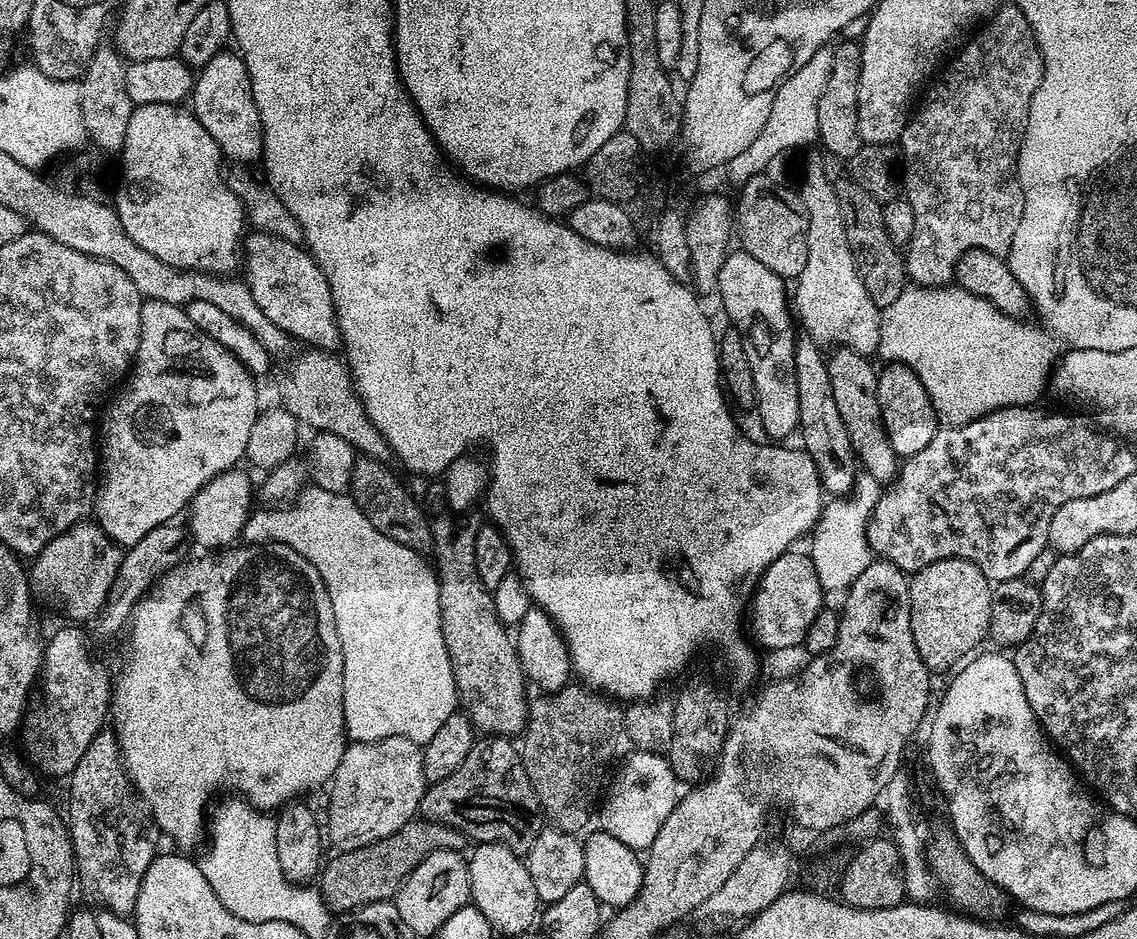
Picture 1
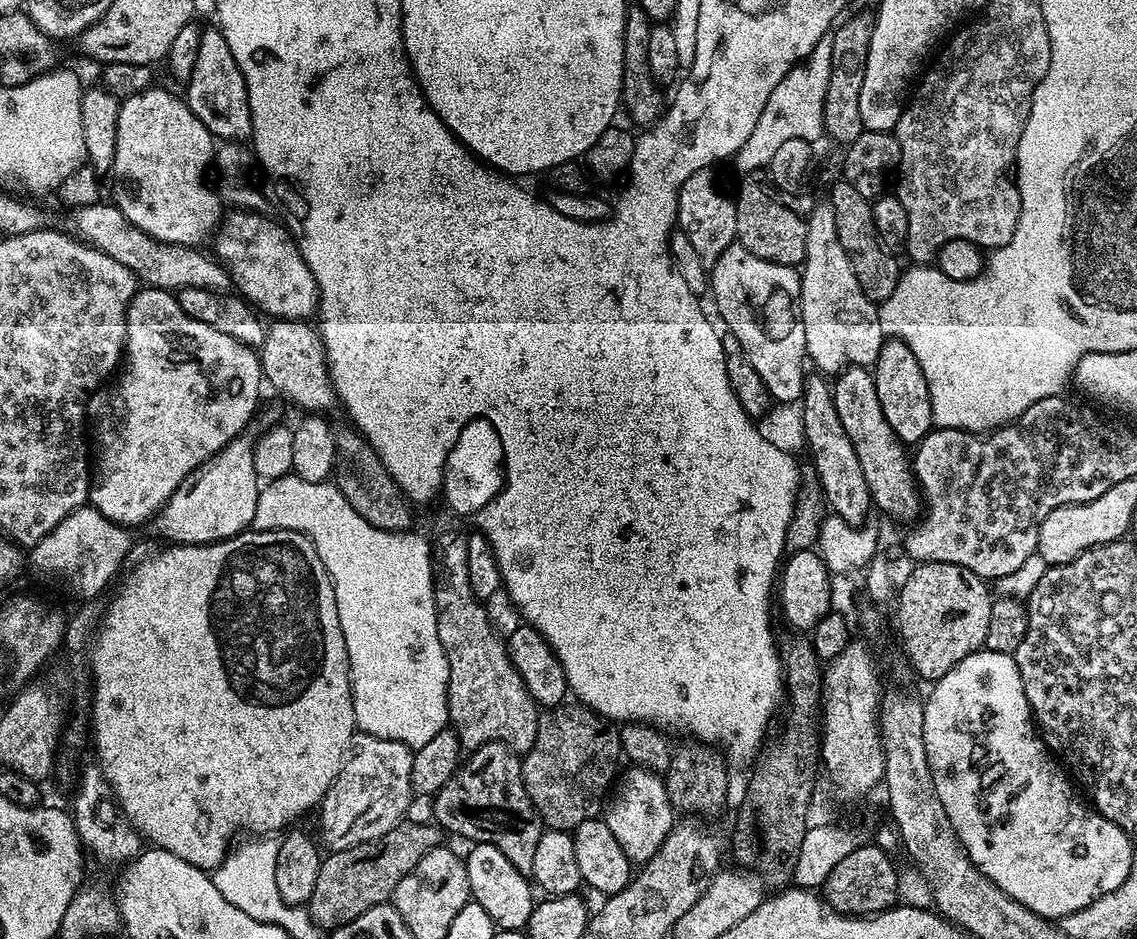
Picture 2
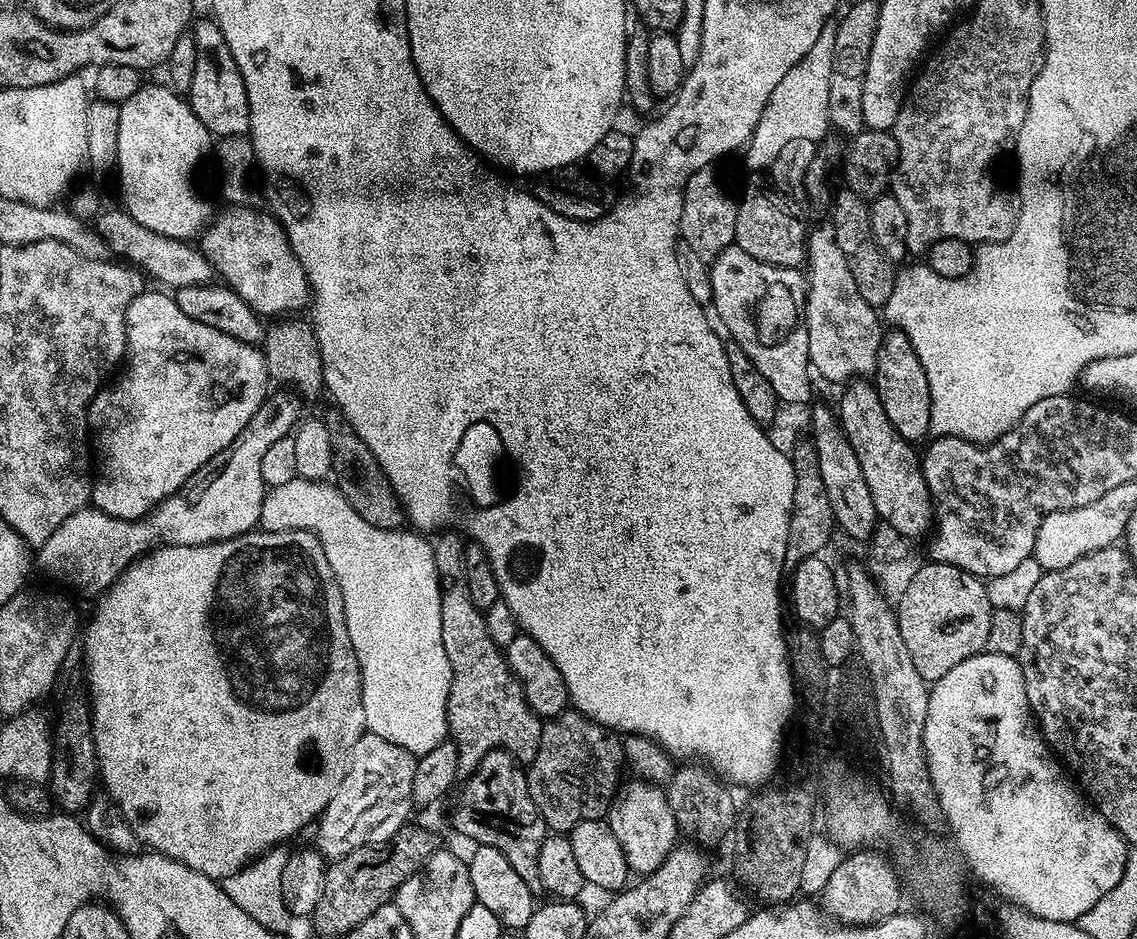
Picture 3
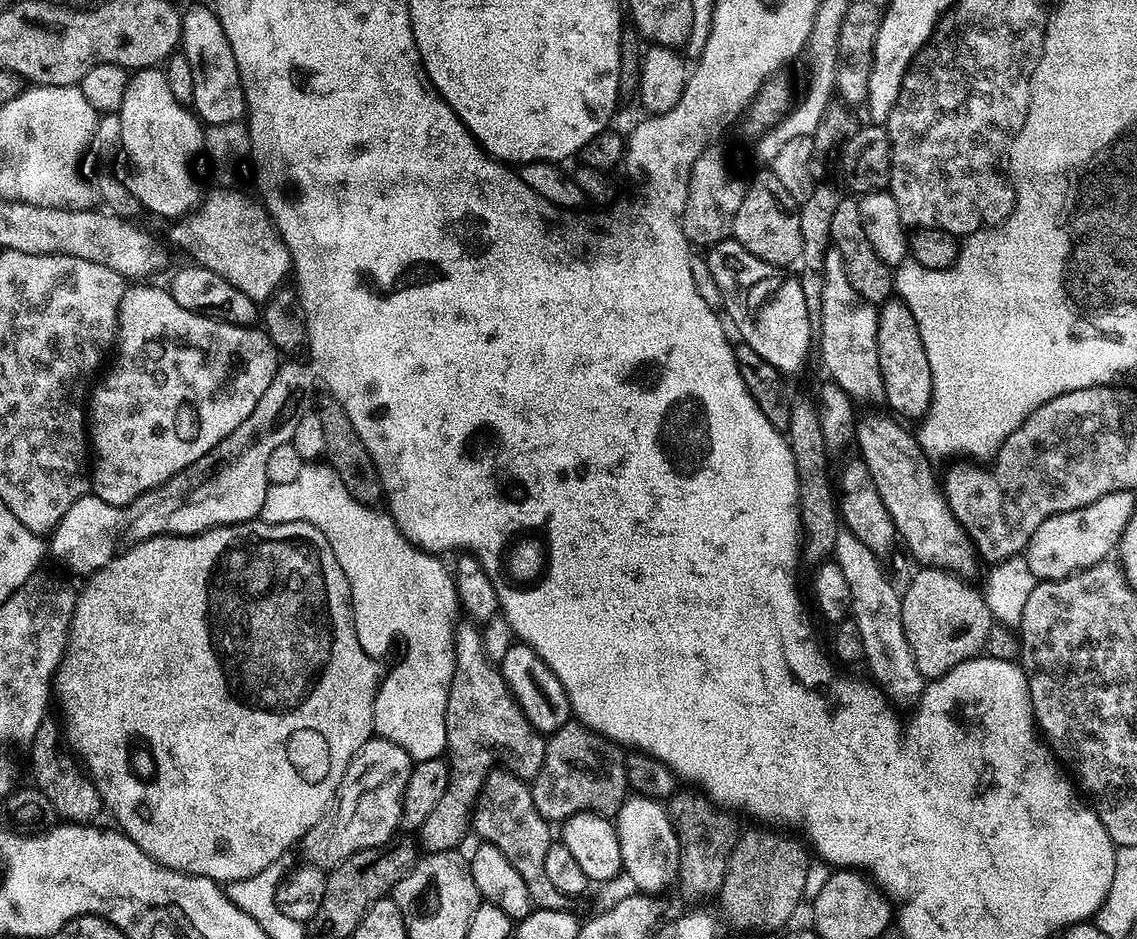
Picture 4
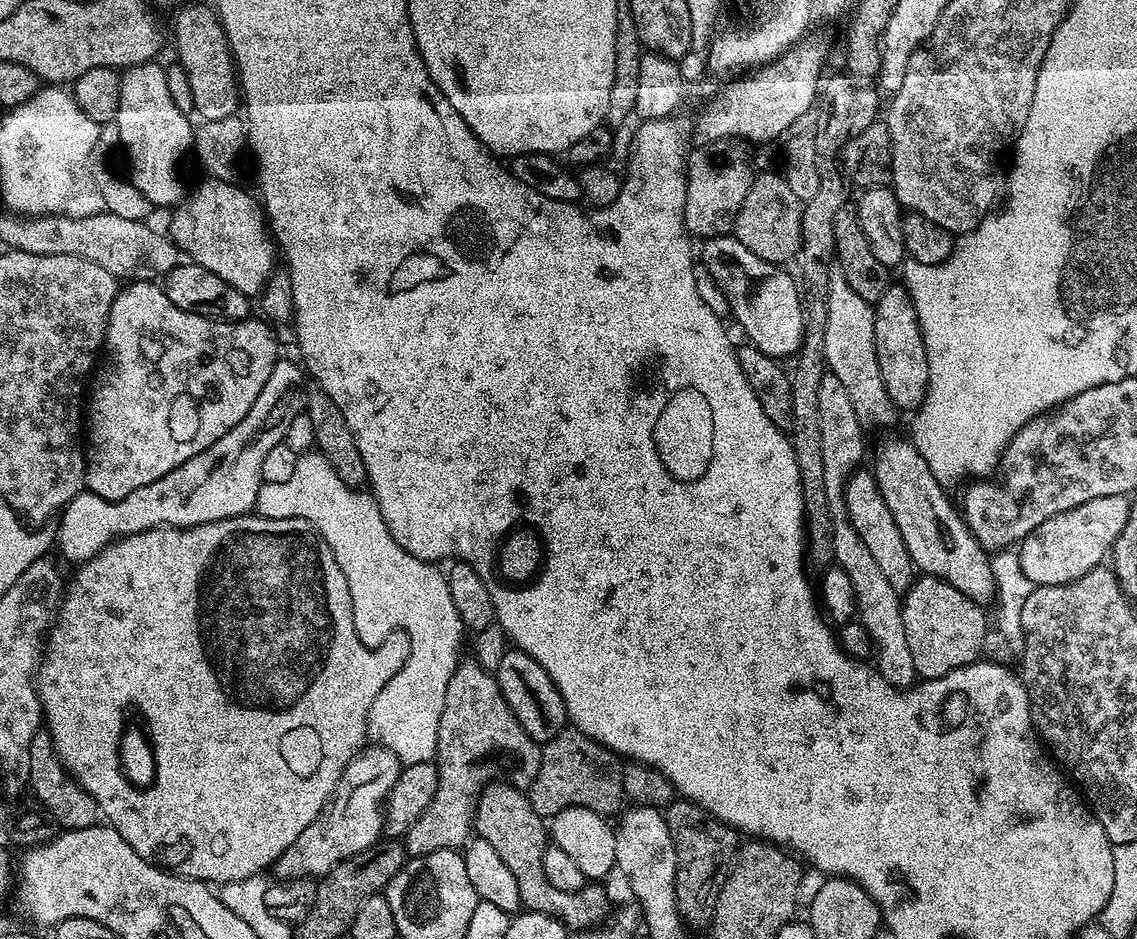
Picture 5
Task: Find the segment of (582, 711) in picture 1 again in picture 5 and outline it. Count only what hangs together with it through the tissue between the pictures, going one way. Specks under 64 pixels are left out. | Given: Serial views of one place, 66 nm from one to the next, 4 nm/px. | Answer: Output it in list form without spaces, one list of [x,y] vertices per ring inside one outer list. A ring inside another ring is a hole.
[[[566,726],[543,745],[538,774],[527,794],[532,809],[545,818],[557,816],[567,808],[585,808],[605,818],[615,817],[626,804],[621,757],[577,728]]]

